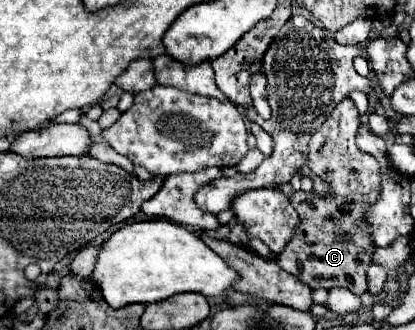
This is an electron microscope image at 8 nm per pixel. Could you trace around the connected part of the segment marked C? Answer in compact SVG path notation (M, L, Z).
M343 98L339 102L339 106L335 106L331 116L323 122L323 126L311 136L307 166L311 168L313 174L317 174L321 180L325 180L331 186L331 192L325 198L315 196L315 192L309 192L309 194L295 192L291 196L291 204L297 210L301 224L295 230L289 244L285 246L285 250L279 254L277 264L285 272L297 276L309 288L327 288L329 290L335 286L343 286L343 288L351 290L353 294L361 296L367 290L365 274L367 274L367 268L371 266L371 258L373 258L373 250L375 250L375 246L369 238L369 224L361 216L365 212L365 206L375 204L375 198L379 196L381 178L379 178L379 162L375 162L375 158L371 158L369 154L361 152L355 144L357 128L359 128L357 106L353 104L351 98Z

